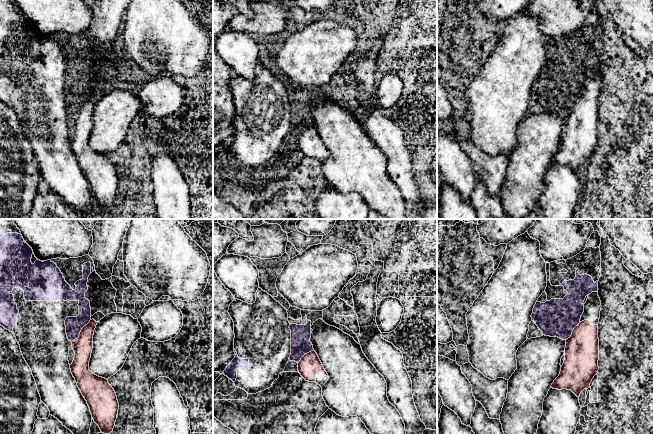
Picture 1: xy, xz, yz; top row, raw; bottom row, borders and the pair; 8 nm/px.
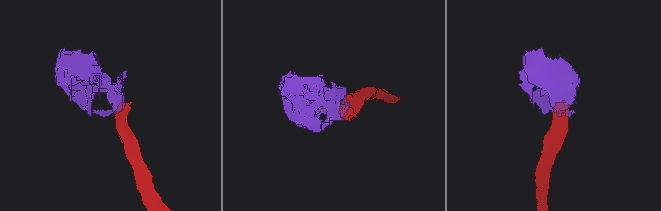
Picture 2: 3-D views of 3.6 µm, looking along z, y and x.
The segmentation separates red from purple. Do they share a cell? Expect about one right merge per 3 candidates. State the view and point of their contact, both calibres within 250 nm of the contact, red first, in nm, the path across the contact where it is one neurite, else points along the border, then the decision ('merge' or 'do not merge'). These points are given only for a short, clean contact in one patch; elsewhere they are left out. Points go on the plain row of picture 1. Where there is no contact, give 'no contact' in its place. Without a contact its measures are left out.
xy (81, 107) | 160/140 nm | along xy (90, 95), (82, 104), (80, 110), (71, 117) | do not merge

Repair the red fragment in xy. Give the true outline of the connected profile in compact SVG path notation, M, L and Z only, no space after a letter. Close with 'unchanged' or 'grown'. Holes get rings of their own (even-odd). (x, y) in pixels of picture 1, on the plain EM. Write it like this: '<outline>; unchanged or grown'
M100 87L91 92L90 98L82 104L79 113L72 117L75 133L70 145L79 166L87 177L94 198L102 209L110 210L118 191L117 172L107 155L89 146L94 106L97 99L104 93L105 91Z; grown

